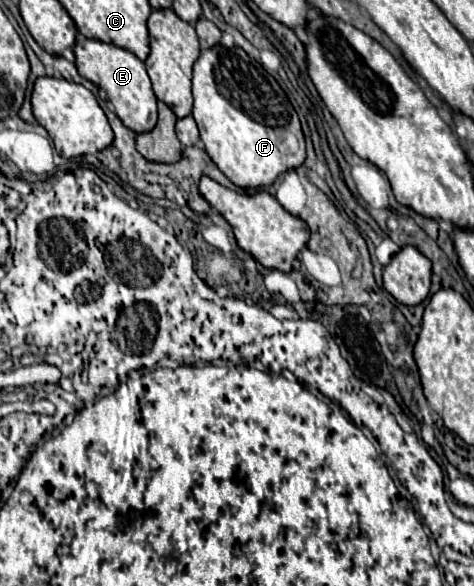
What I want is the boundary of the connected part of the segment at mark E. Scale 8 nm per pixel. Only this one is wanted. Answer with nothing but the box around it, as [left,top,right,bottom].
[74,35,156,133]

